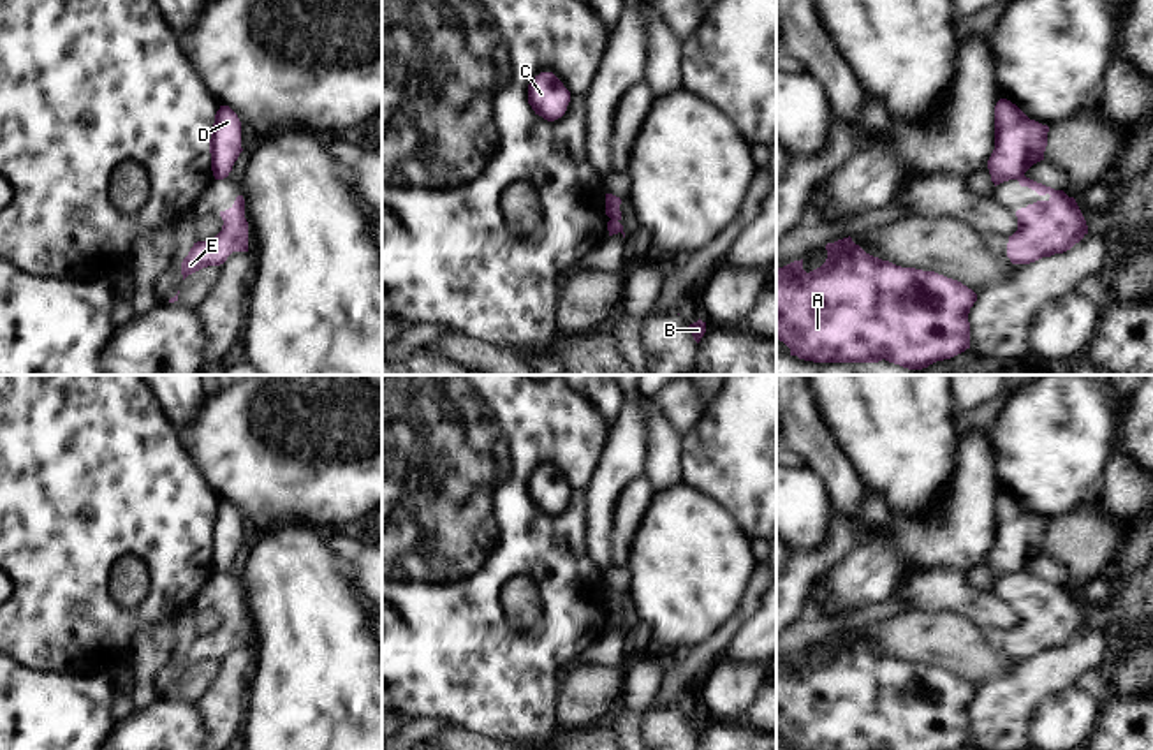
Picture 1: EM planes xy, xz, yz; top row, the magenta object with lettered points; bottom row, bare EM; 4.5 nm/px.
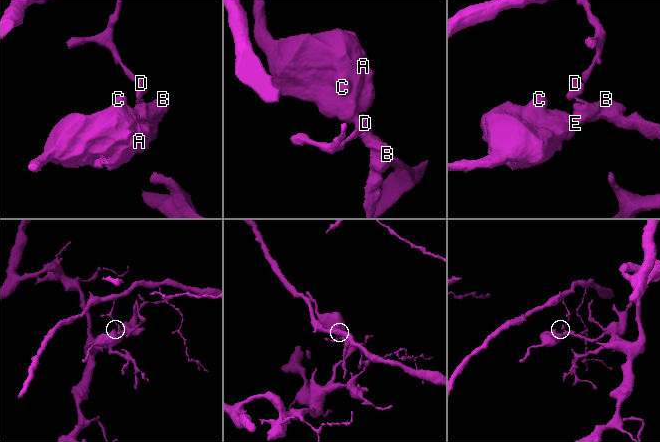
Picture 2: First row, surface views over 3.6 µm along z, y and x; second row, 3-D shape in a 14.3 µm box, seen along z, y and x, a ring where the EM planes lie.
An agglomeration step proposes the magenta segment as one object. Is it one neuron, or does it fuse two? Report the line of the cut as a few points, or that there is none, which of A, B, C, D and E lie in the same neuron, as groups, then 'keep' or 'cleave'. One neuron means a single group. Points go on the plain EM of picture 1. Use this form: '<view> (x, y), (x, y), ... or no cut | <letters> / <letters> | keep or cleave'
yz (1023, 567), (1014, 573) | A B C E / D | cleave

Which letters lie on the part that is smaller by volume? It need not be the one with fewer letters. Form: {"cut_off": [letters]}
{"cut_off": ["A", "B", "C", "E"]}

